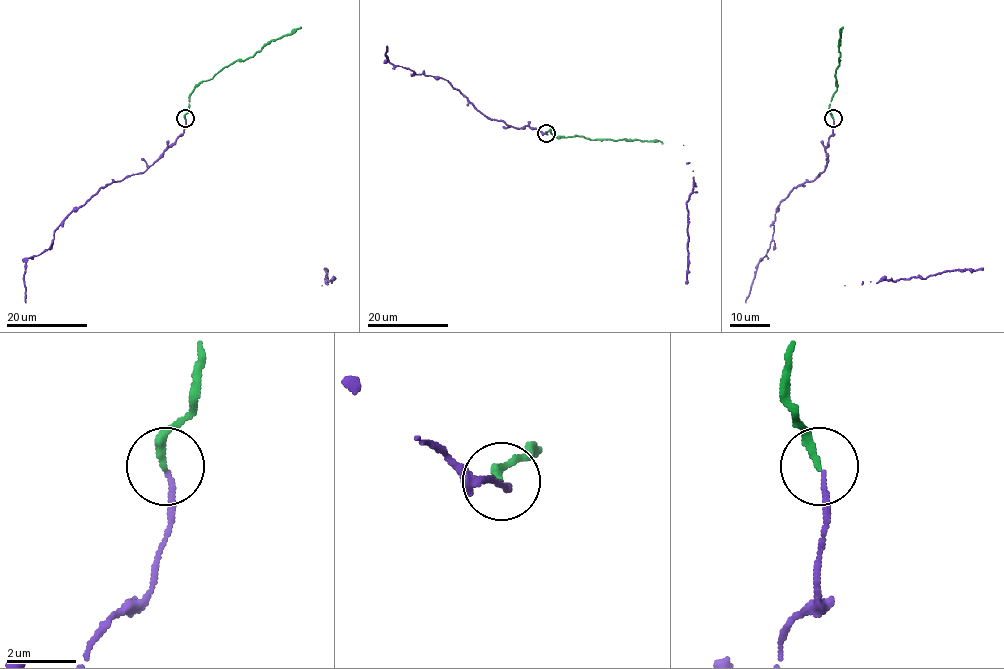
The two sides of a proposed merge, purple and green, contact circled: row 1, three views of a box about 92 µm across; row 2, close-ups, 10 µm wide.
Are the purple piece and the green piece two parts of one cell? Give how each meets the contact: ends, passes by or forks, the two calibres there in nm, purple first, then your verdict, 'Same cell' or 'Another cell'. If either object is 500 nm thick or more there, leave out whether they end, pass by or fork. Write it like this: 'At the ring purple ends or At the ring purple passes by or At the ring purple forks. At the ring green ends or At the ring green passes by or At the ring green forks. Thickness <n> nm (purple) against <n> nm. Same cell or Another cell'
At the ring purple ends. At the ring green ends. Thickness 150 nm (purple) against 220 nm. Same cell

